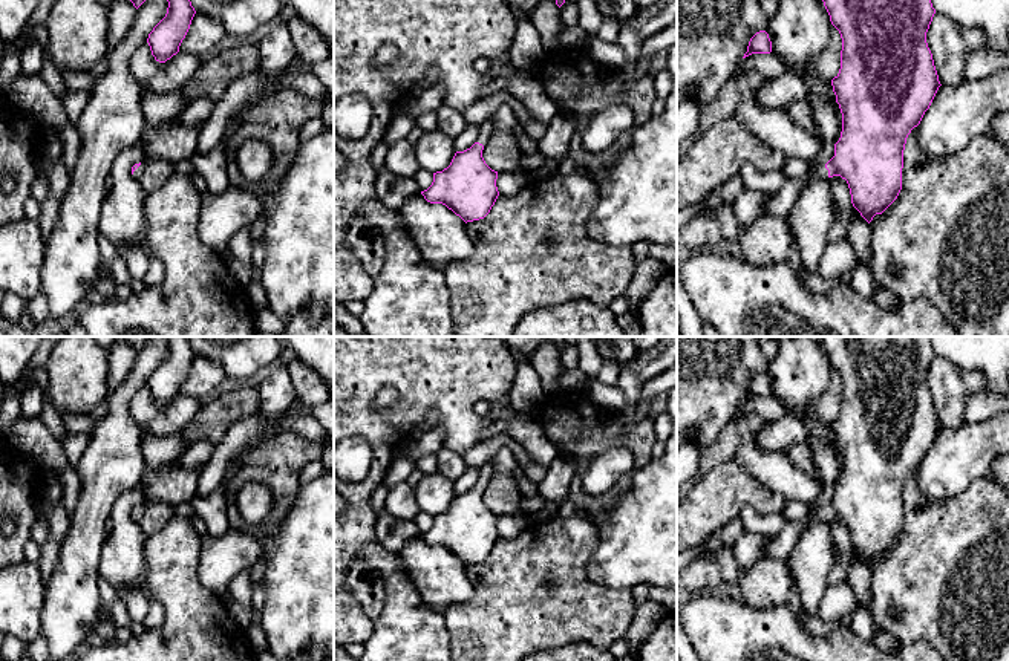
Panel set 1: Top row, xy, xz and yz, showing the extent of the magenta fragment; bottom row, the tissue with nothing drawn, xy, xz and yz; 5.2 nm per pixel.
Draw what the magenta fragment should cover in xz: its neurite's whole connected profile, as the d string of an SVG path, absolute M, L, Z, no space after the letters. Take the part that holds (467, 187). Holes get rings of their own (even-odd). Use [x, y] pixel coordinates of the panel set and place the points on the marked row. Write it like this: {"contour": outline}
{"contour": "M493 116L479 125L478 141L464 151L456 151L450 165L433 173L432 185L421 191L430 204L442 204L465 223L484 219L495 205L499 191L498 171L491 170L482 150L493 135Z"}

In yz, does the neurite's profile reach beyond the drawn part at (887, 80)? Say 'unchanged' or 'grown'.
grown

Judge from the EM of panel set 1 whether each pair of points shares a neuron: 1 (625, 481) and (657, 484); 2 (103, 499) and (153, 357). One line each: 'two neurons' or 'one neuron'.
1: two neurons
2: one neuron

